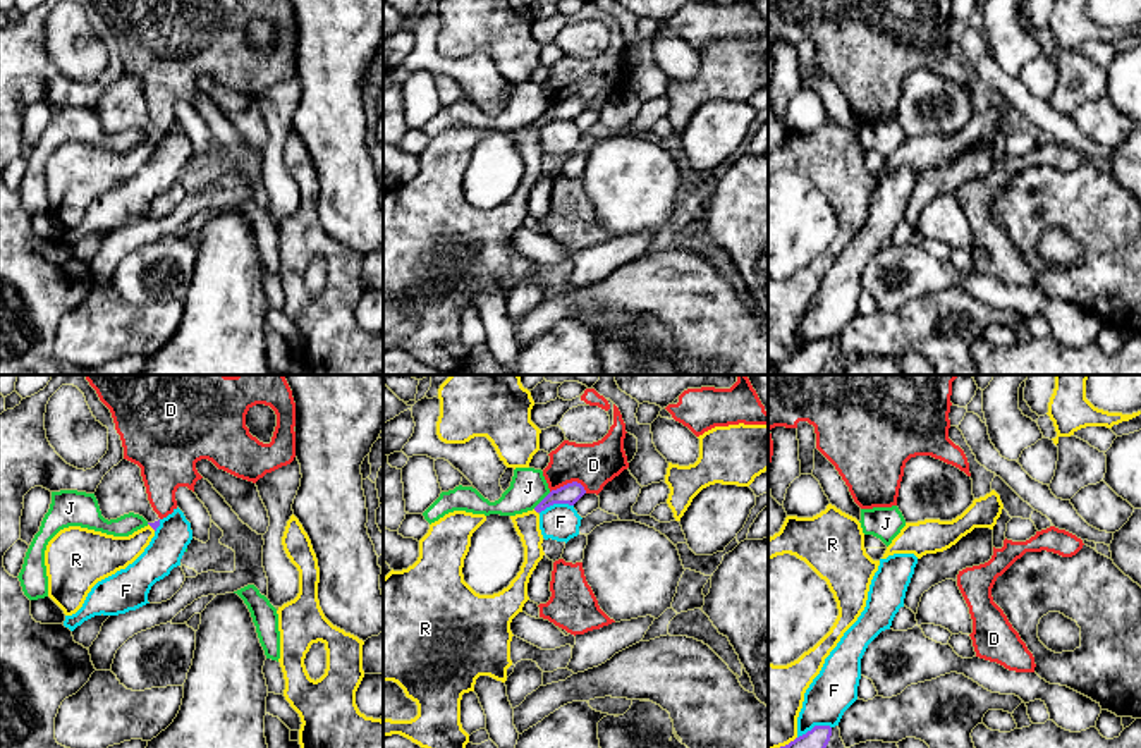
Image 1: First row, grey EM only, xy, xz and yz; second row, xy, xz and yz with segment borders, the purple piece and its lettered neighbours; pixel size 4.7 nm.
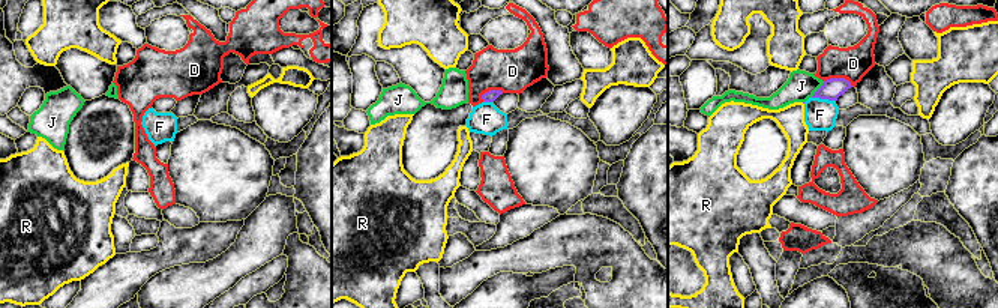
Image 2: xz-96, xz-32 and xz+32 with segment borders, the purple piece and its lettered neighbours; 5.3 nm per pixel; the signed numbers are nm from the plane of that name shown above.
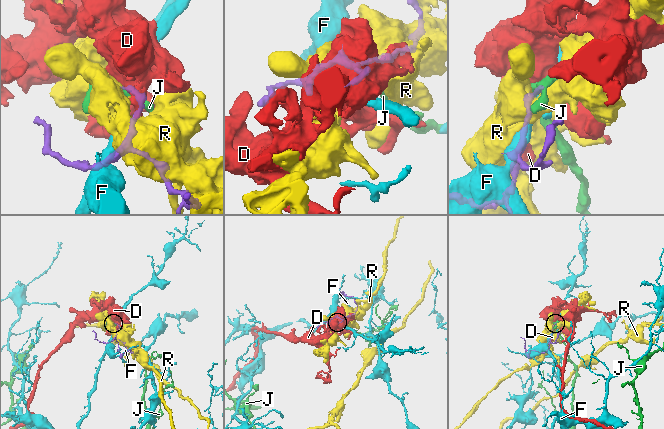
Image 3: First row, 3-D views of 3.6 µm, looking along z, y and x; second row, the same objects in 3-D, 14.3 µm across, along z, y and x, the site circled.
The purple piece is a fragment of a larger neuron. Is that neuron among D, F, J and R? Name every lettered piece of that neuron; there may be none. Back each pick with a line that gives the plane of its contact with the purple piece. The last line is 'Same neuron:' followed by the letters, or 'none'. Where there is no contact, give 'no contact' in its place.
Same neuron: none

